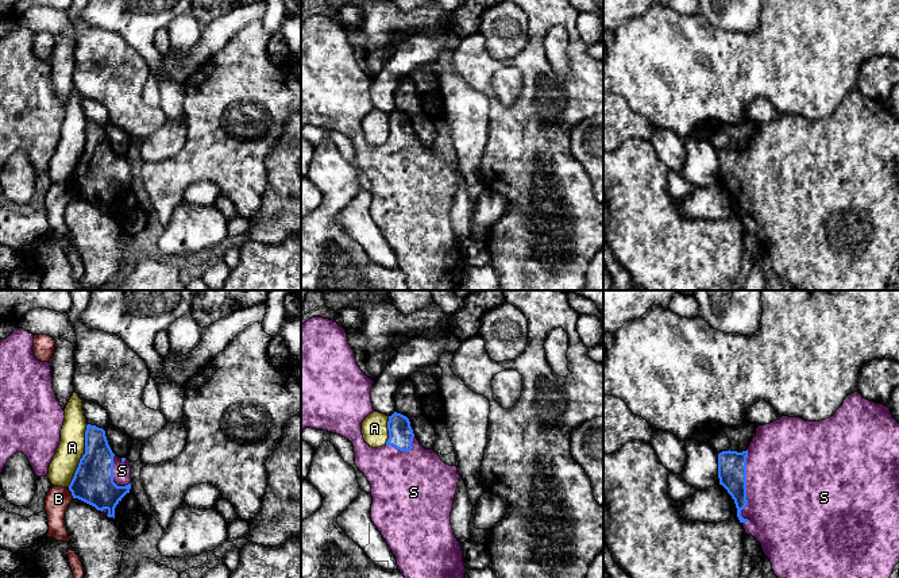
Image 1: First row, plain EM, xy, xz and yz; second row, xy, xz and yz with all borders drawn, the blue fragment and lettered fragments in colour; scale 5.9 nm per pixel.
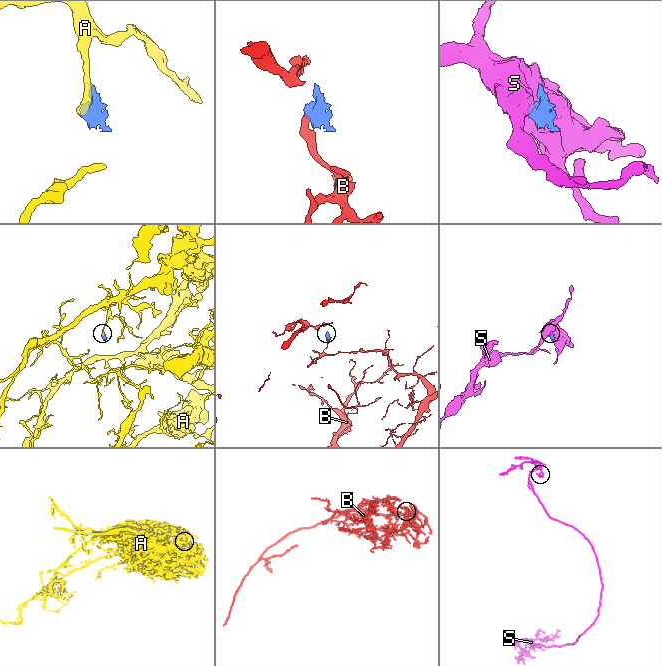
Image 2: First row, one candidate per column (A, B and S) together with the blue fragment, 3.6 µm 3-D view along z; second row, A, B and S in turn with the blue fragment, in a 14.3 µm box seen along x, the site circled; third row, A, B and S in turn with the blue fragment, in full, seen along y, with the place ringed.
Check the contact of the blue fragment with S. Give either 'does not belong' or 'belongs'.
belongs

